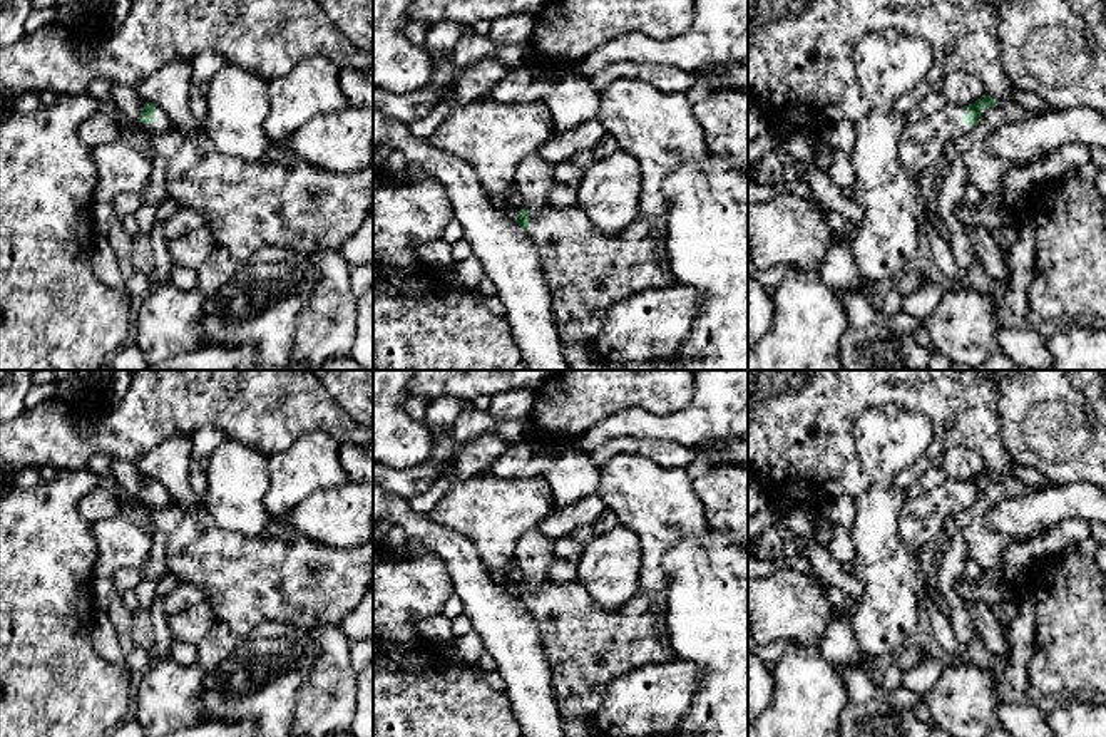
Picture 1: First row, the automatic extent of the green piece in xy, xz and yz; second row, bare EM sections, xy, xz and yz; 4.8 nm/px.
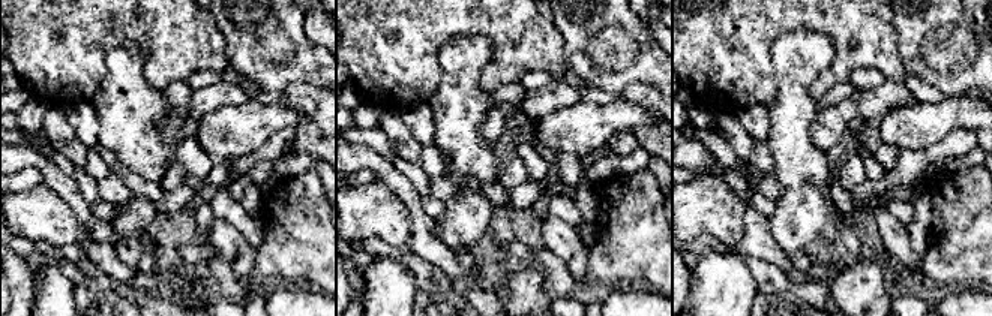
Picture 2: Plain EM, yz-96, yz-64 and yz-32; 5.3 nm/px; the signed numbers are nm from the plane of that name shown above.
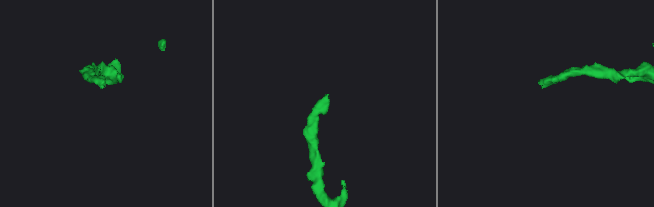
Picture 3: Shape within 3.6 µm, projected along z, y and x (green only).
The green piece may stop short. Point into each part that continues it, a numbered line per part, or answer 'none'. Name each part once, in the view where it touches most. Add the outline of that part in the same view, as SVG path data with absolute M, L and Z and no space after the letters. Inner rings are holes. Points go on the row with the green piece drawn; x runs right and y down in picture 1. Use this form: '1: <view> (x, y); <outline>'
1: xy (161, 126); M156 106L156 119L151 124L142 124L139 121L132 122L131 131L137 136L141 131L149 132L151 136L162 136L167 134L171 129L171 121L167 114Z

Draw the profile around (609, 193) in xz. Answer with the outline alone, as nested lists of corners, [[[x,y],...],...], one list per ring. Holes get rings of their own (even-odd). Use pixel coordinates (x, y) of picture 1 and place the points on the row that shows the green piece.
[[[617,149],[584,173],[577,183],[577,206],[604,236],[616,236],[637,219],[641,191],[637,159]]]

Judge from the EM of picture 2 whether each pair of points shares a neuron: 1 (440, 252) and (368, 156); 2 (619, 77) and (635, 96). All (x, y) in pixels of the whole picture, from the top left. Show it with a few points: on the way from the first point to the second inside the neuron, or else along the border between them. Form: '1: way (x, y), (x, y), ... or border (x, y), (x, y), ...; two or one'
1: way (422, 228), (411, 198), (392, 178); one
2: border (656, 90), (647, 86), (631, 84), (622, 96); two

